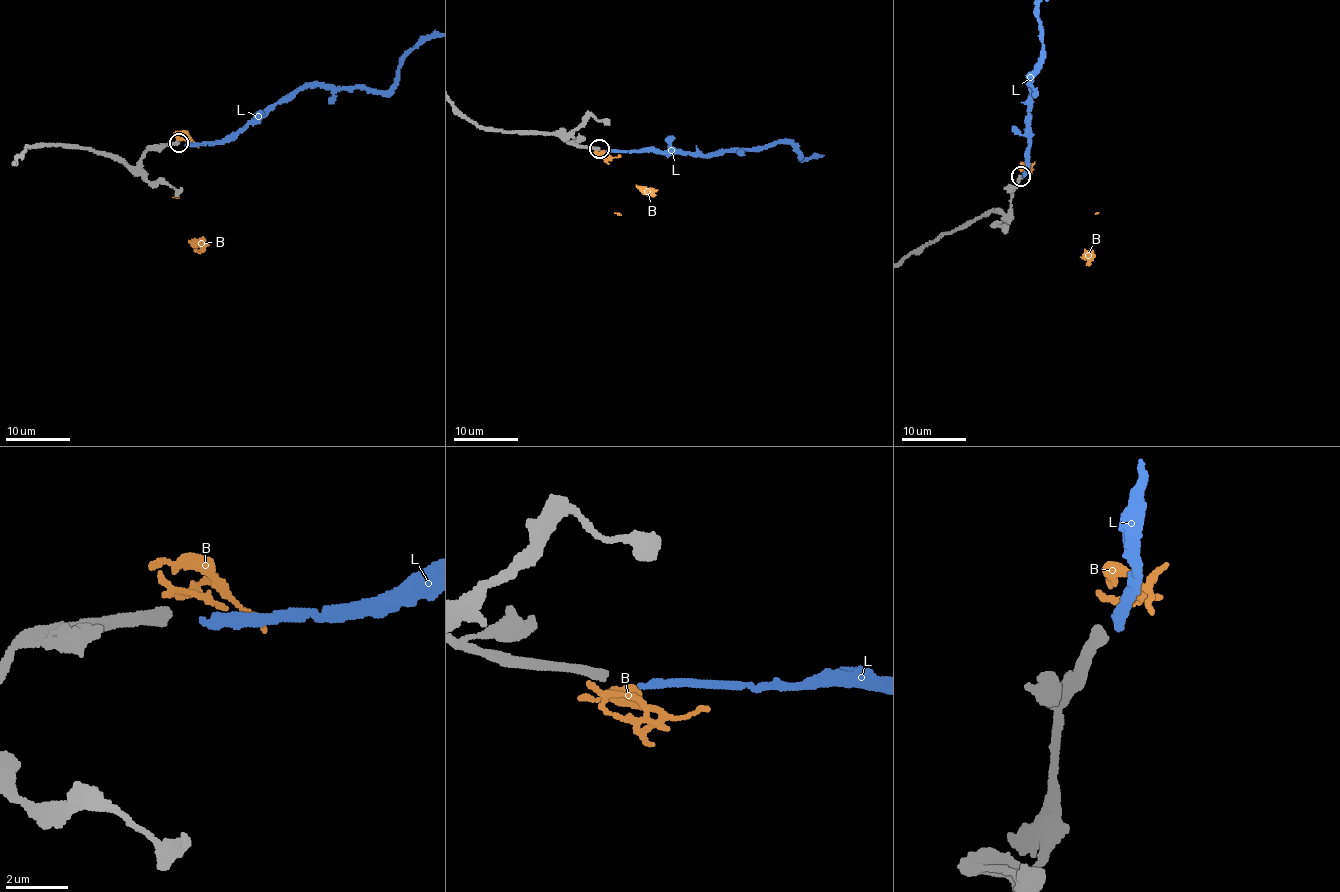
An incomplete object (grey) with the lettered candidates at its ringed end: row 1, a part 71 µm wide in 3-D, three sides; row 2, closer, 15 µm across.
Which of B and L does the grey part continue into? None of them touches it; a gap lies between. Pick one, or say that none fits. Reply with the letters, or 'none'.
L

